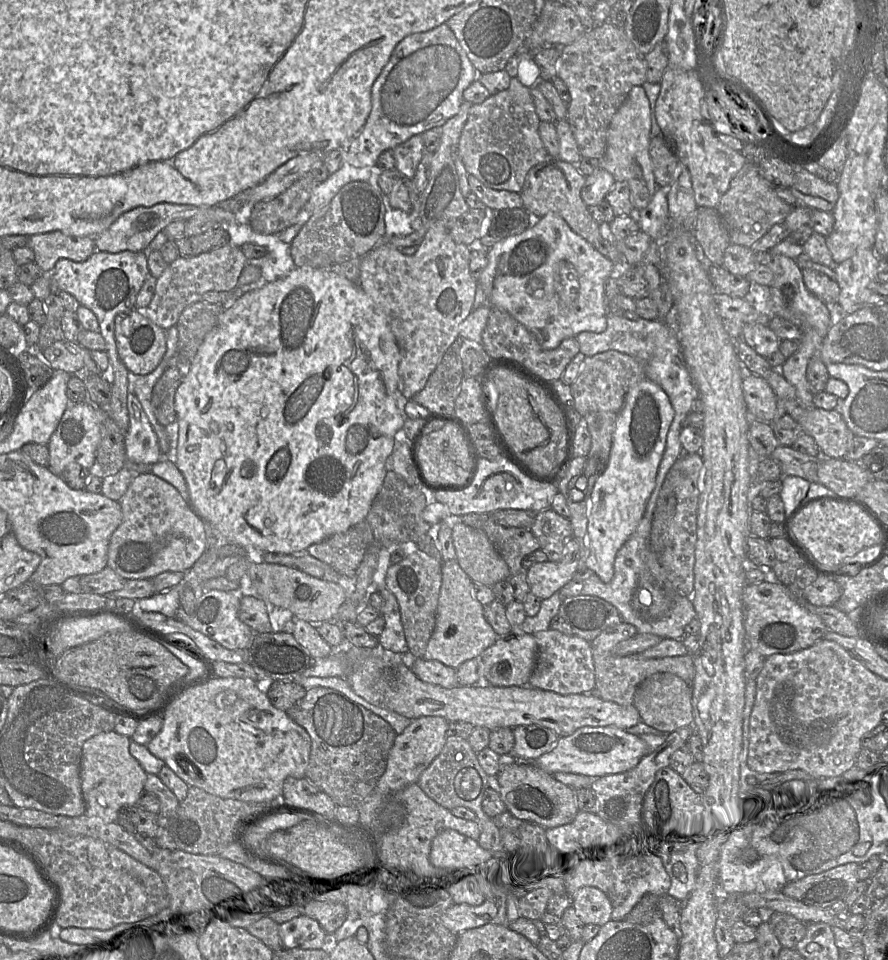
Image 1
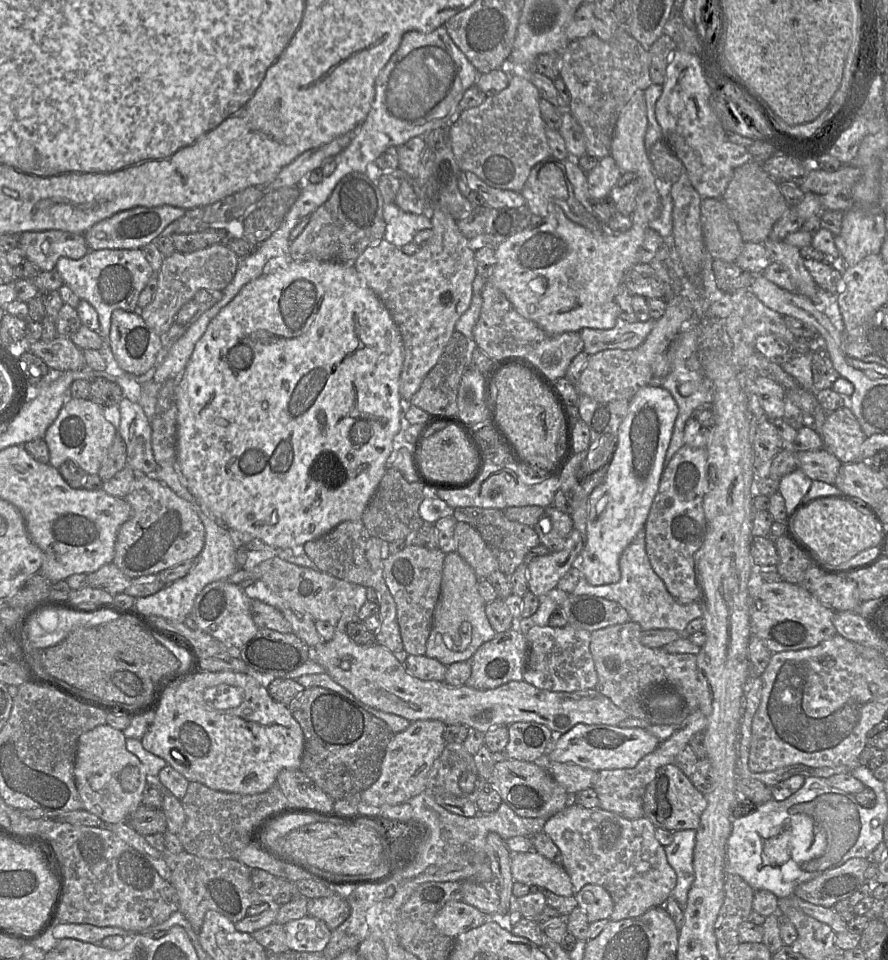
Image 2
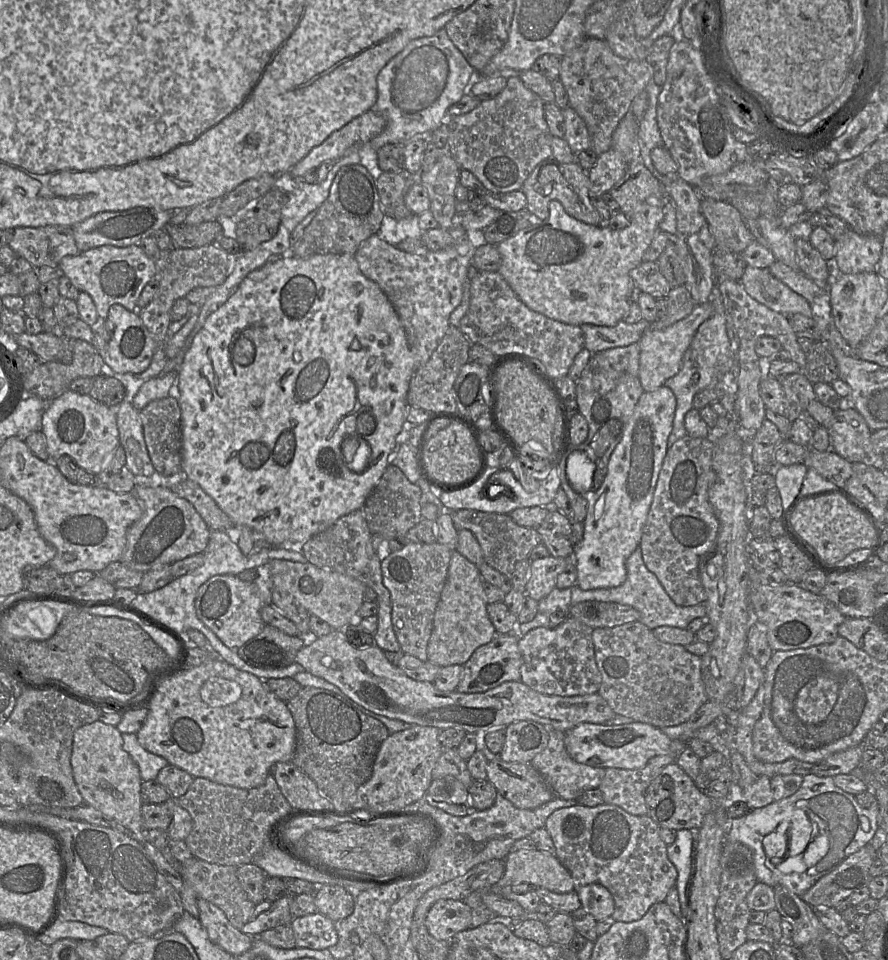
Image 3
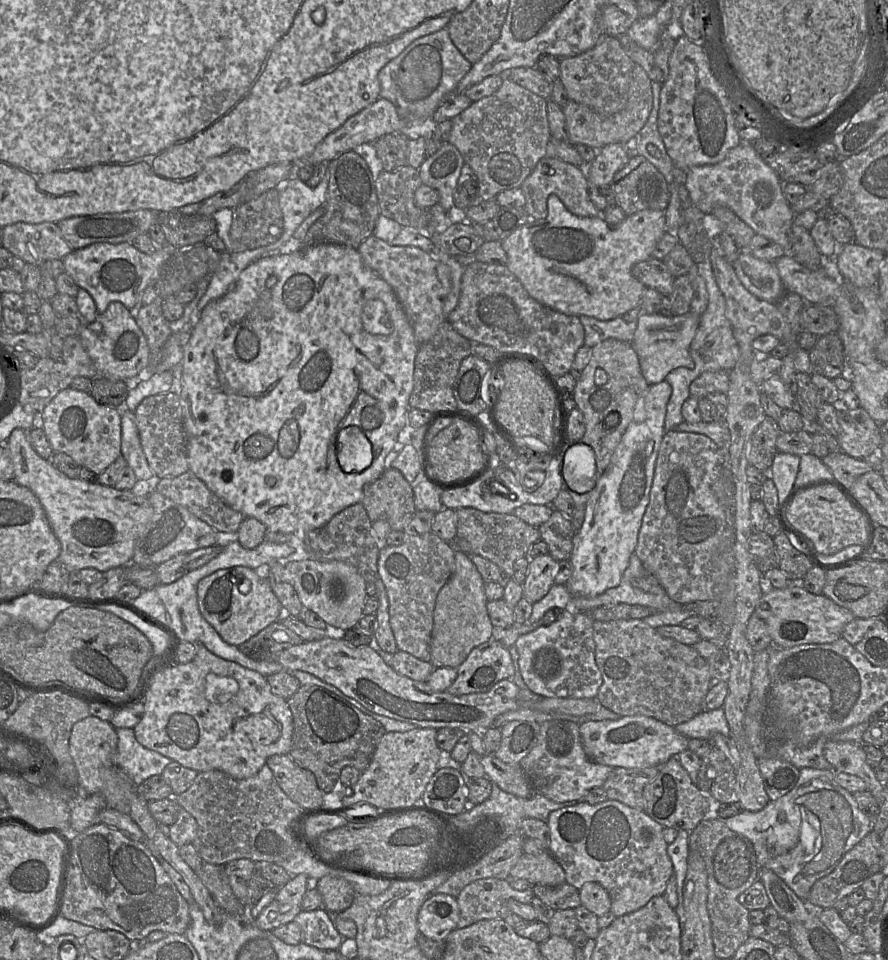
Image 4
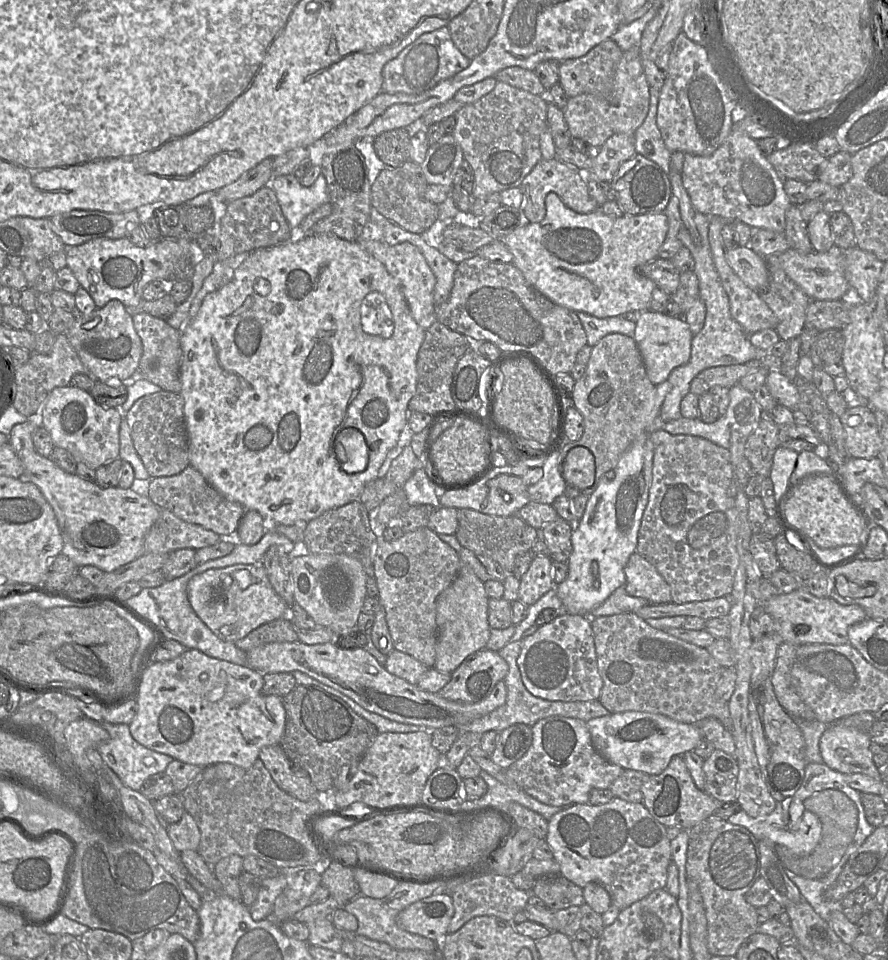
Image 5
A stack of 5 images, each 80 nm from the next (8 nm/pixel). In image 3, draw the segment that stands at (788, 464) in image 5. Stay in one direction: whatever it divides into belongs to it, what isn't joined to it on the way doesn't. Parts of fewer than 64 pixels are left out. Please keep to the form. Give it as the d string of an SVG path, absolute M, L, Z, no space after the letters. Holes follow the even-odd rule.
M803 463L778 466L774 469L773 475L782 500L784 514L789 510L792 501L799 495L807 470Z

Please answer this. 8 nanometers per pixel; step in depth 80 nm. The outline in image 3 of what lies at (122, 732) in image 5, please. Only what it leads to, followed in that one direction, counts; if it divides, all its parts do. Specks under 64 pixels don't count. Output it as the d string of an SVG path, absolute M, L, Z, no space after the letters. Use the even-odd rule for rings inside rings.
M135 733L122 734L123 749L129 753L139 767L143 781L155 780L159 771L169 762L162 756L153 754L144 749L138 742Z

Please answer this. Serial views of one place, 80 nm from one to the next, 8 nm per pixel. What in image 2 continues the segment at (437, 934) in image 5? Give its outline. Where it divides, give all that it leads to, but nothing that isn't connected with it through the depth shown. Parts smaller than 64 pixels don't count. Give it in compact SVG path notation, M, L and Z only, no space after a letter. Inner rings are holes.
M449 901L435 915L433 922L441 934L455 939L473 928L501 919L501 913L488 914L463 901Z

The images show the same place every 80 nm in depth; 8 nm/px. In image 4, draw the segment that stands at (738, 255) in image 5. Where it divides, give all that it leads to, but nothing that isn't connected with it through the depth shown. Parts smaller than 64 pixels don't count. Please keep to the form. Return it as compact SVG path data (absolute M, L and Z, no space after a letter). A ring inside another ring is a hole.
M743 251L732 265L743 286L758 299L776 304L785 294L786 289L775 262L756 258Z

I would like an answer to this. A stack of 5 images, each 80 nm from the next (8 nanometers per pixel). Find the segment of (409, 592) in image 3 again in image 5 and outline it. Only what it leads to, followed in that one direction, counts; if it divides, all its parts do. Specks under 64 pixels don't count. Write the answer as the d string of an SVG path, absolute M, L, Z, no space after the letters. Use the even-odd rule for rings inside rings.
M428 526L405 532L394 541L377 539L374 577L394 648L429 668L434 668L436 659L436 600L454 581L461 564L459 553Z

